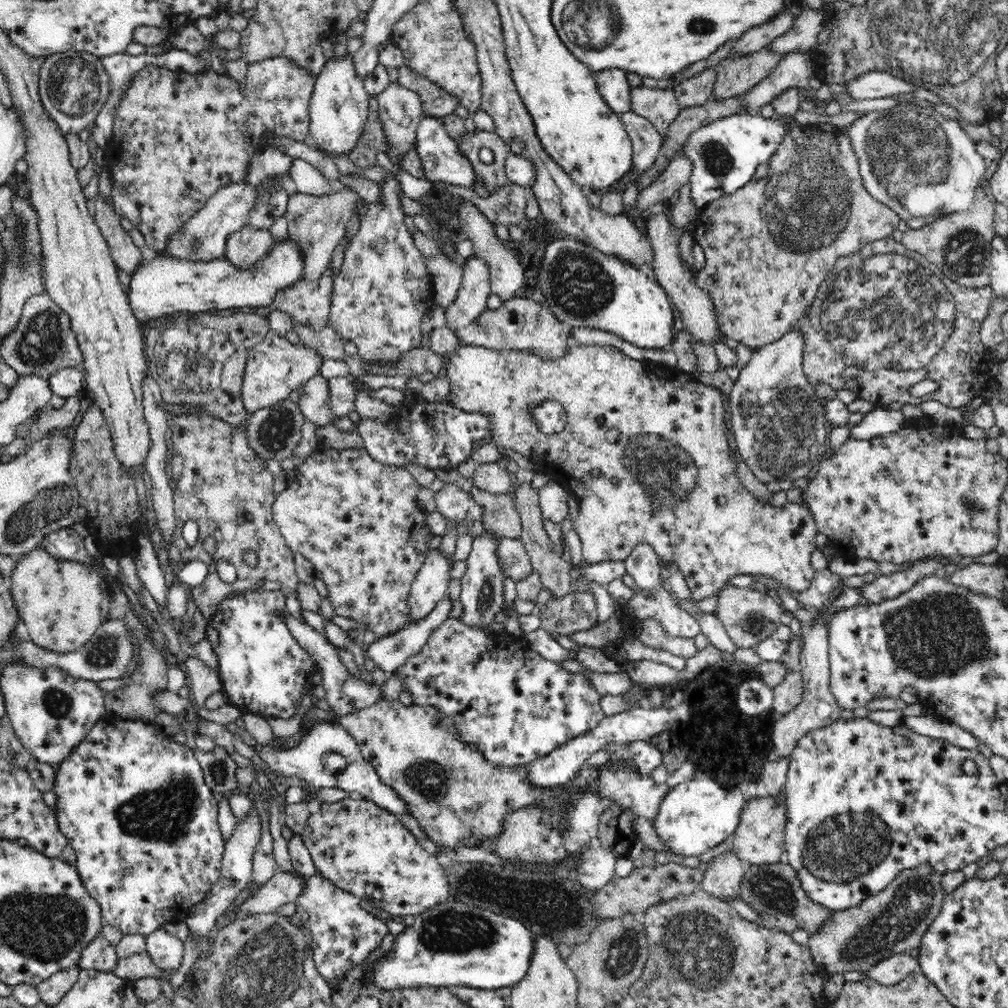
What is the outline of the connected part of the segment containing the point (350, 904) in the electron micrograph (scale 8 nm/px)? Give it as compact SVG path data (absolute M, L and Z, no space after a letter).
M320 873L312 876L300 876L304 890L296 897L298 919L309 930L313 945L313 960L318 972L326 982L332 985L340 980L354 966L366 962L368 956L381 946L382 938L388 934L388 928L381 919L374 918L370 912L360 908L360 898L336 887Z

